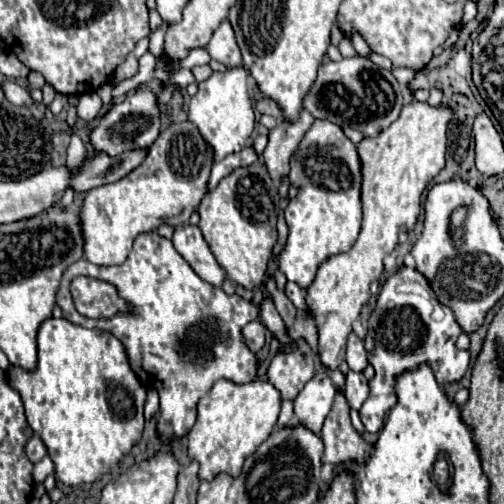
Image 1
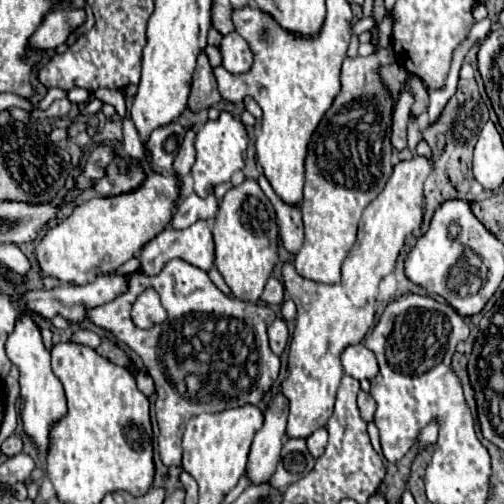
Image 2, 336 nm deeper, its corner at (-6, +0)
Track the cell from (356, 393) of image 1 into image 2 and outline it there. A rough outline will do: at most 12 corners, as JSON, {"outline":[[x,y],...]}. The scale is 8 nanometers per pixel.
{"outline":[[360,390],[358,408],[364,422],[372,422],[376,402]]}

